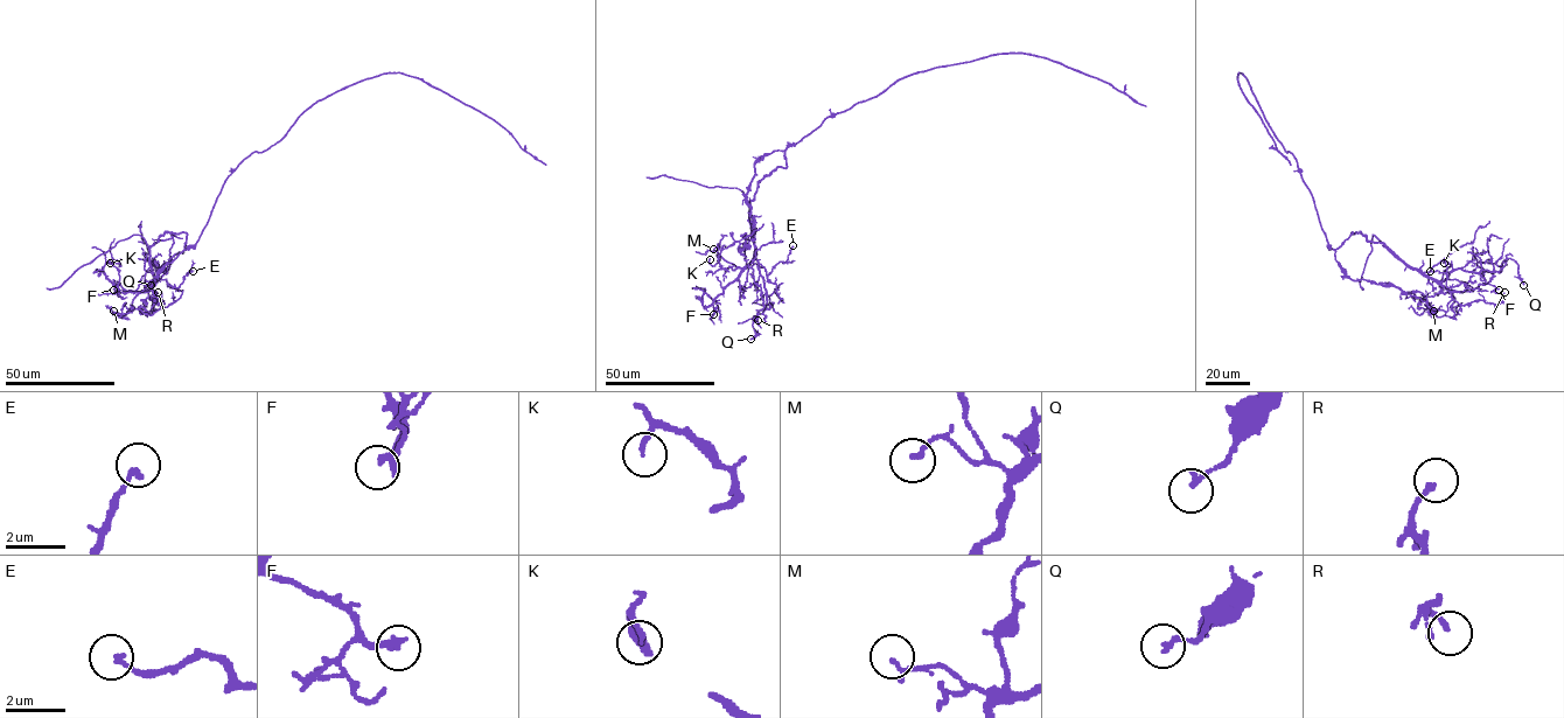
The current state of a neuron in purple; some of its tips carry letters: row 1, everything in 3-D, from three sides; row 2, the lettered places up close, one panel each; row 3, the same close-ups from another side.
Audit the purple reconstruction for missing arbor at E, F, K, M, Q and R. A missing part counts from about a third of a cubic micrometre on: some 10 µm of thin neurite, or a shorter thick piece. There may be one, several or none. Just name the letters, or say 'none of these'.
none of these

